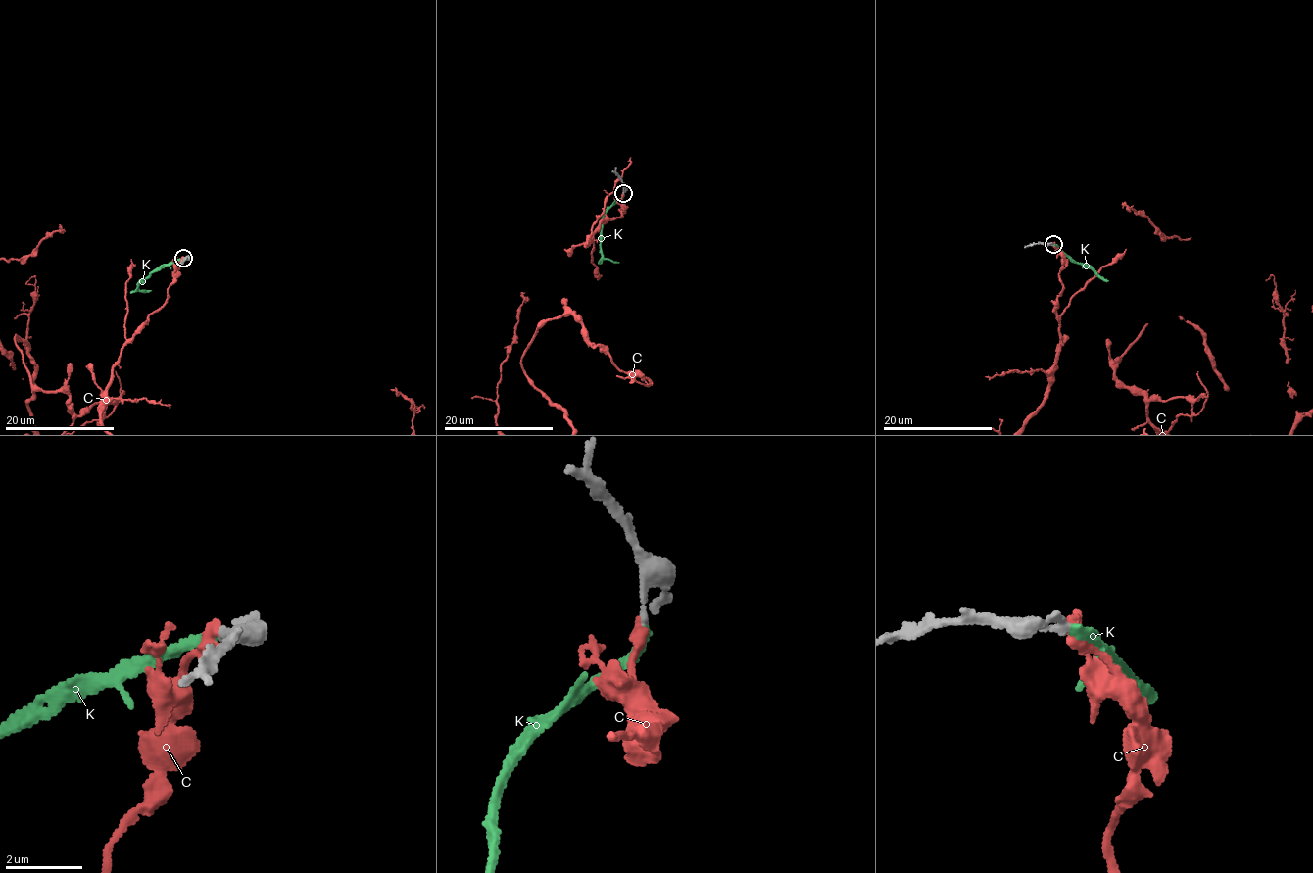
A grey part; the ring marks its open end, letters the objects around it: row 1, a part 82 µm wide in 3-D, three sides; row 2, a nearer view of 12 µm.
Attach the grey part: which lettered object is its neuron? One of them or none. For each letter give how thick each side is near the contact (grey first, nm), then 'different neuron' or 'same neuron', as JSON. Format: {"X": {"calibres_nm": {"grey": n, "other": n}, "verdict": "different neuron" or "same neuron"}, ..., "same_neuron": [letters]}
{"C": {"calibres_nm": {"grey": 220, "other": 320}, "verdict": "different neuron"}, "K": {"calibres_nm": {"grey": 220, "other": 240}, "verdict": "same neuron"}, "same_neuron": ["K"]}

